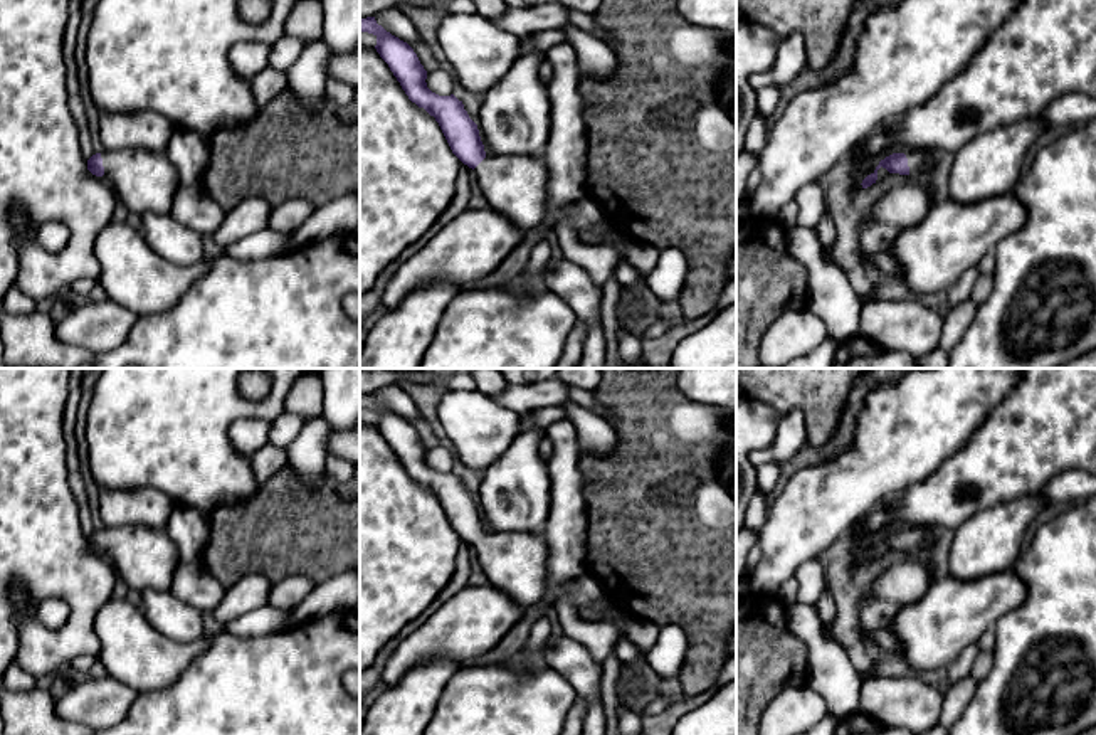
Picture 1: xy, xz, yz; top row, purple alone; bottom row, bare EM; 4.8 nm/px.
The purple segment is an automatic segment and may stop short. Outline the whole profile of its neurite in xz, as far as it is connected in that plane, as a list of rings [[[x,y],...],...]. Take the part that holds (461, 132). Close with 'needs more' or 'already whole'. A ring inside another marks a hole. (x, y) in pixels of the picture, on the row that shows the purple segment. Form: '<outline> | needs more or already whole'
[[[375,17],[360,19],[360,32],[368,32],[377,37],[377,52],[388,64],[408,99],[435,118],[452,153],[464,165],[474,170],[477,183],[486,197],[486,205],[489,209],[509,219],[523,232],[538,229],[543,224],[550,224],[555,230],[561,220],[568,220],[575,229],[582,230],[603,219],[600,205],[588,197],[570,204],[561,210],[551,210],[548,207],[548,168],[543,156],[487,155],[484,151],[477,124],[469,118],[462,101],[459,101],[454,94],[439,96],[427,87],[427,71],[407,42],[387,32],[382,25],[377,24]]] | needs more

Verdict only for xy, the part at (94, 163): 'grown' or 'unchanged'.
grown

